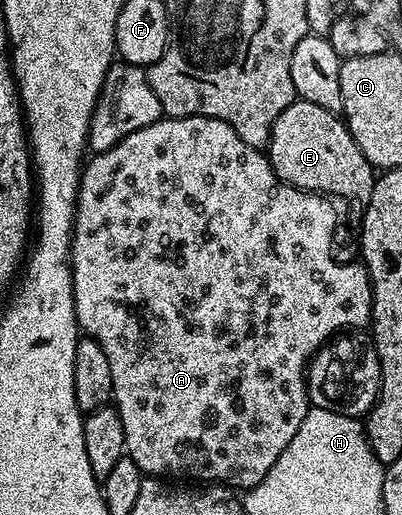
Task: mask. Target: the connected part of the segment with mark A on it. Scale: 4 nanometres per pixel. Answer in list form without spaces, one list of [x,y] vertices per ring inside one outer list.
[[[189,115],[189,116],[188,116],[188,117],[184,117],[184,118],[183,118],[183,119],[171,119],[171,118],[169,118],[169,117],[163,117],[163,118],[160,118],[160,119],[157,119],[157,121],[156,121],[156,122],[154,122],[154,123],[153,123],[153,124],[152,124],[152,125],[148,125],[148,126],[147,126],[147,127],[145,127],[145,128],[144,128],[144,129],[136,129],[136,133],[128,133],[128,137],[124,137],[124,141],[120,141],[120,142],[119,142],[119,143],[117,143],[117,144],[116,144],[116,145],[112,145],[112,149],[108,149],[108,150],[107,150],[107,151],[105,151],[105,152],[104,152],[104,153],[100,153],[100,154],[99,154],[99,155],[94,155],[94,156],[93,156],[93,158],[91,158],[91,160],[92,160],[92,161],[91,161],[91,163],[90,163],[90,160],[89,160],[89,162],[87,162],[87,163],[86,163],[86,164],[85,164],[85,166],[83,166],[83,168],[82,168],[82,179],[81,179],[81,181],[80,181],[80,182],[78,182],[78,204],[77,204],[77,205],[76,205],[76,209],[75,209],[75,210],[74,210],[74,236],[73,236],[73,237],[72,237],[72,241],[71,241],[71,242],[70,242],[70,272],[71,272],[71,273],[72,273],[72,285],[73,285],[73,286],[74,286],[74,304],[75,304],[75,305],[76,305],[76,317],[77,317],[77,318],[78,318],[78,326],[79,326],[79,328],[81,328],[81,330],[82,330],[82,331],[83,331],[83,332],[85,332],[85,334],[86,334],[86,335],[87,335],[87,336],[89,336],[89,338],[92,338],[92,339],[94,339],[94,340],[96,340],[96,341],[97,341],[97,342],[98,342],[98,344],[99,344],[99,345],[100,345],[100,349],[104,349],[104,354],[105,354],[105,355],[106,355],[106,356],[107,356],[107,357],[108,357],[108,365],[109,365],[109,367],[110,367],[110,368],[111,368],[111,369],[112,369],[112,389],[113,389],[113,390],[114,390],[114,393],[113,393],[113,396],[112,396],[112,403],[113,403],[113,406],[115,406],[115,407],[117,407],[117,408],[118,408],[118,412],[119,412],[119,413],[120,413],[120,421],[121,421],[121,422],[122,422],[122,424],[123,424],[123,425],[124,425],[124,437],[125,437],[125,438],[126,438],[126,455],[127,455],[127,456],[128,456],[128,458],[130,458],[130,459],[131,459],[131,460],[132,460],[132,461],[136,461],[136,465],[137,465],[137,466],[138,466],[138,468],[139,468],[139,469],[140,469],[140,470],[141,470],[141,471],[142,471],[142,474],[143,474],[143,476],[146,476],[146,477],[161,477],[161,478],[162,478],[162,479],[163,479],[163,480],[166,480],[166,481],[190,481],[190,480],[186,480],[186,479],[199,479],[199,481],[200,481],[200,482],[199,482],[199,484],[202,484],[202,485],[225,485],[225,486],[227,486],[227,487],[229,487],[229,488],[231,488],[231,489],[239,489],[239,488],[238,488],[238,487],[242,487],[242,488],[241,488],[241,489],[249,489],[249,488],[252,488],[252,487],[255,487],[255,486],[256,486],[256,485],[260,485],[260,481],[264,481],[264,477],[265,477],[265,476],[266,476],[266,474],[267,474],[267,473],[268,473],[268,469],[272,469],[272,465],[276,465],[276,457],[280,457],[280,453],[284,453],[284,449],[288,449],[288,441],[292,441],[292,437],[296,437],[296,429],[300,429],[300,421],[304,421],[304,417],[305,417],[305,416],[306,416],[306,414],[307,414],[307,413],[308,413],[308,412],[309,412],[309,411],[310,411],[310,409],[311,409],[311,406],[312,406],[312,404],[311,404],[311,401],[310,401],[310,392],[309,392],[309,390],[308,390],[308,388],[307,388],[307,386],[306,386],[306,376],[307,376],[307,371],[308,371],[308,368],[309,368],[309,365],[310,365],[310,360],[311,360],[311,359],[313,359],[313,358],[314,358],[314,355],[315,355],[315,354],[316,354],[316,353],[317,353],[317,352],[318,352],[318,350],[319,350],[319,349],[320,349],[320,348],[321,348],[321,347],[325,347],[325,346],[326,346],[326,344],[327,344],[327,343],[329,343],[329,342],[331,342],[331,340],[333,340],[333,338],[334,338],[334,336],[335,336],[335,335],[337,335],[337,334],[339,334],[339,332],[341,332],[341,331],[342,331],[342,330],[343,330],[343,329],[362,329],[362,328],[365,328],[365,326],[364,326],[364,325],[365,325],[365,323],[366,323],[366,326],[367,326],[367,324],[369,324],[369,323],[370,323],[370,322],[371,322],[371,318],[370,318],[370,314],[371,314],[371,313],[372,313],[372,303],[373,303],[373,302],[374,302],[374,294],[373,294],[373,293],[372,293],[372,285],[371,285],[371,284],[370,284],[370,274],[369,274],[369,273],[368,273],[368,272],[366,272],[366,268],[365,268],[365,266],[363,266],[363,264],[362,264],[362,263],[361,263],[361,262],[358,262],[358,261],[355,261],[355,263],[337,263],[337,261],[336,261],[336,260],[334,260],[334,230],[336,230],[336,229],[337,229],[337,227],[338,227],[338,215],[337,215],[337,213],[336,213],[336,212],[334,212],[334,207],[333,207],[333,205],[332,205],[332,204],[330,204],[330,203],[333,203],[333,202],[331,202],[331,200],[330,200],[330,199],[329,199],[329,198],[326,198],[326,197],[323,197],[323,196],[321,196],[321,195],[319,195],[319,194],[317,194],[317,193],[315,193],[315,192],[313,192],[313,191],[302,191],[302,190],[300,190],[300,188],[298,188],[298,187],[293,187],[293,186],[292,186],[292,185],[288,185],[288,184],[287,184],[287,183],[286,183],[286,182],[285,182],[285,181],[283,181],[283,179],[278,179],[278,178],[277,178],[277,177],[276,177],[276,173],[275,173],[275,172],[274,172],[274,170],[273,170],[273,169],[272,169],[272,165],[271,165],[271,164],[270,164],[270,160],[269,160],[269,158],[267,158],[267,156],[266,156],[266,155],[265,155],[265,154],[263,154],[263,152],[262,152],[262,151],[261,151],[261,150],[259,150],[259,148],[256,148],[256,147],[253,147],[253,146],[252,146],[252,145],[248,145],[248,144],[247,144],[247,143],[246,143],[246,142],[245,142],[245,141],[244,141],[244,140],[243,140],[243,139],[242,139],[242,138],[241,138],[241,137],[240,137],[240,136],[238,136],[238,135],[237,135],[237,133],[235,133],[235,132],[234,132],[234,130],[232,130],[232,128],[230,128],[230,127],[229,127],[229,126],[228,126],[228,125],[224,125],[224,121],[216,121],[216,120],[215,120],[215,119],[213,119],[213,118],[212,118],[212,117],[204,117],[204,116],[203,116],[203,115]]]

